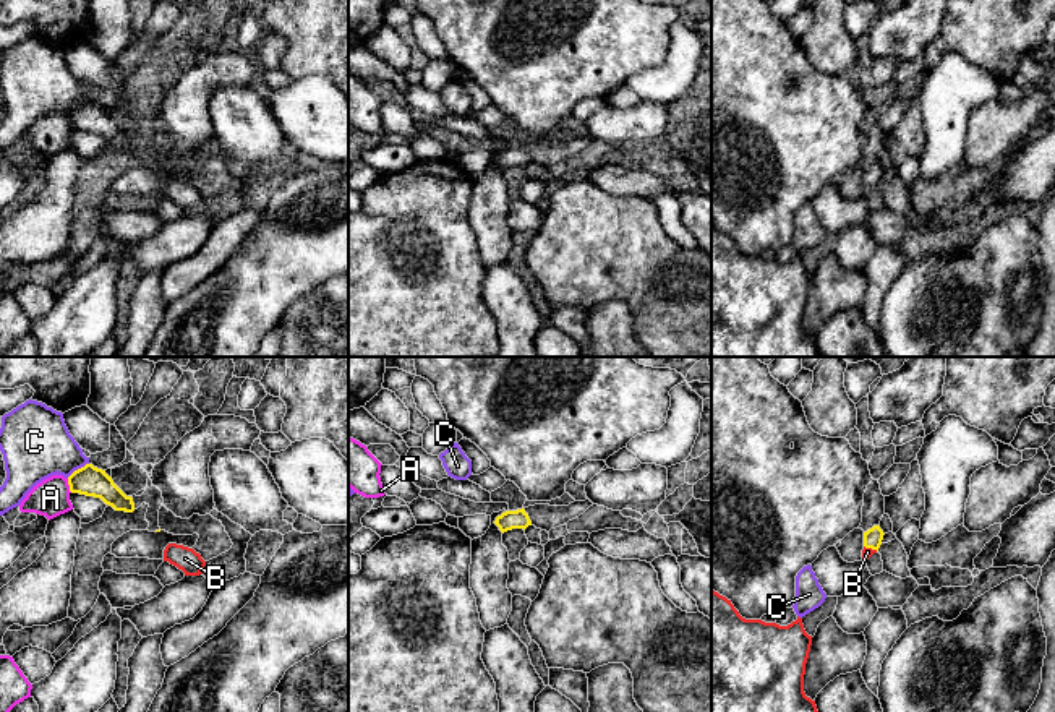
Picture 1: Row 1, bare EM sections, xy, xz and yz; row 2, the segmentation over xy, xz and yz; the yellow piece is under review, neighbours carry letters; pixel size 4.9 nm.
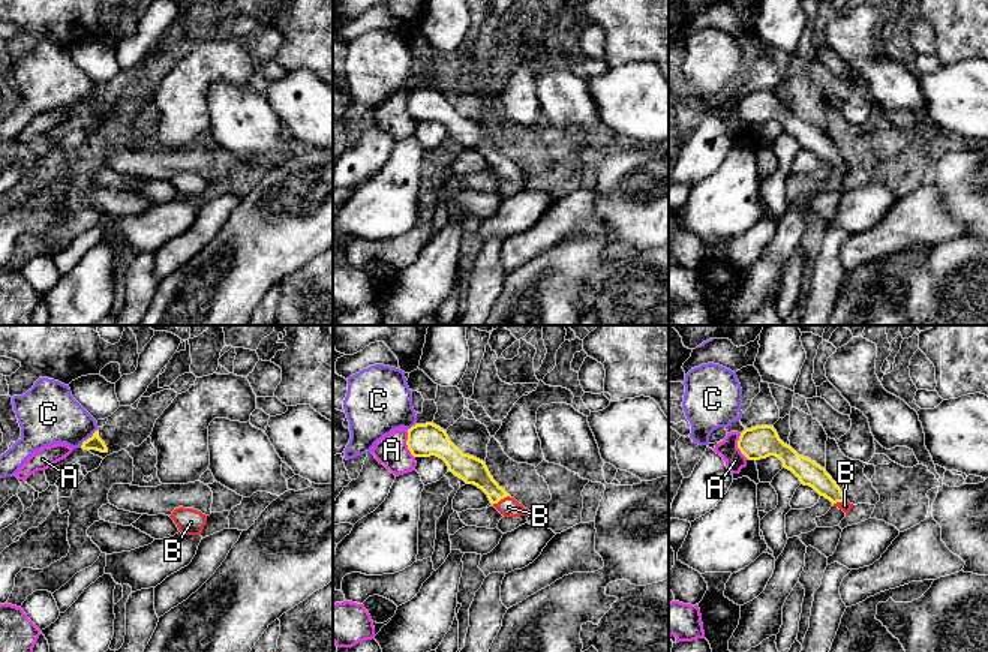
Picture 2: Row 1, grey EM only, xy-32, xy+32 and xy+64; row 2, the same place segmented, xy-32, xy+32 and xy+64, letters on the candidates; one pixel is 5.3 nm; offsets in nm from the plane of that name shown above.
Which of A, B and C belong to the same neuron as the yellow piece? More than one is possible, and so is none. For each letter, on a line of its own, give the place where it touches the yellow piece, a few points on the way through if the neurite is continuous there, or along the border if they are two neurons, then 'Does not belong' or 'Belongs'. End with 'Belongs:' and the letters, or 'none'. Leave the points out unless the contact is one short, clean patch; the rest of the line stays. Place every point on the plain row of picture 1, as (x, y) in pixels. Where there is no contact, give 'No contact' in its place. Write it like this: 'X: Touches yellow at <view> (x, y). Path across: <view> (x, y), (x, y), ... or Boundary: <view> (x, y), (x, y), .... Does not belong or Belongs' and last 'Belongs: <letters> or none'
A: Touches yellow at xy (68, 120). Boundary: xy (67, 115), (72, 128). Does not belong
B: Touches yellow at yz (871, 184). Path across: yz (872, 175), (871, 184), (867, 188). Belongs
C: Touches yellow at xy (78, 106). Boundary: xy (88, 99), (67, 114). Does not belong
Belongs: B

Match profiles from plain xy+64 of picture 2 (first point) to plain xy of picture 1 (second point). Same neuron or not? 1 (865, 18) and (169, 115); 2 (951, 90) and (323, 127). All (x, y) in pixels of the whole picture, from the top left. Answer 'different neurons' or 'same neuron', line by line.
1: different neurons
2: same neuron

